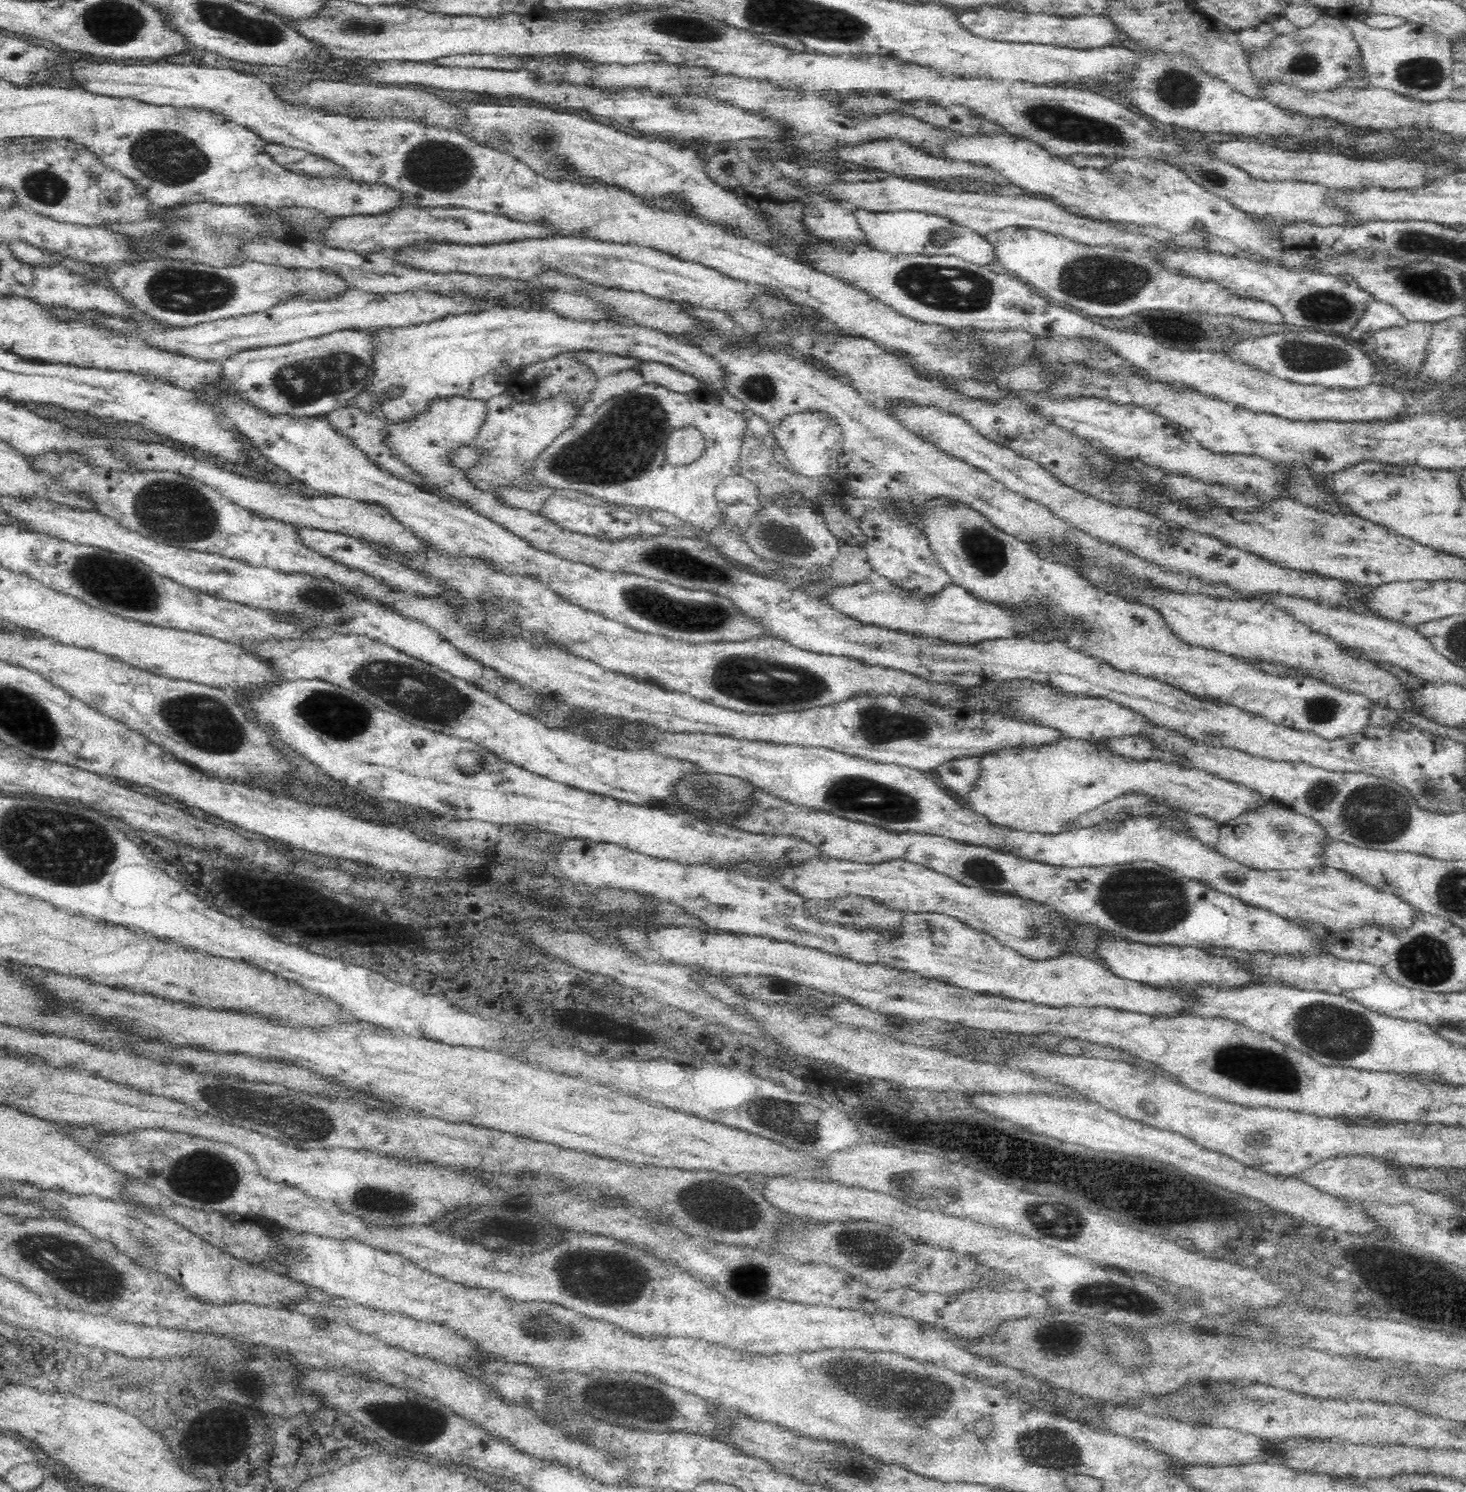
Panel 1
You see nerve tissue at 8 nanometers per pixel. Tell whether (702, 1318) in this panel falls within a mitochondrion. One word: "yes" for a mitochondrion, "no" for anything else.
no

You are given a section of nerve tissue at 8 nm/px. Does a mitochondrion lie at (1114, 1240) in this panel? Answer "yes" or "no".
no

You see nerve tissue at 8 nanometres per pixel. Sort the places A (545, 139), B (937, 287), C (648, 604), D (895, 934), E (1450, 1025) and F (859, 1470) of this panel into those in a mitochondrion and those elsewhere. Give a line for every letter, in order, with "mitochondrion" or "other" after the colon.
A: mitochondrion
B: mitochondrion
C: mitochondrion
D: other
E: other
F: mitochondrion

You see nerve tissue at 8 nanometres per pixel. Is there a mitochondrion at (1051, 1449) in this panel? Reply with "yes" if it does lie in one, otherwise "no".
yes

